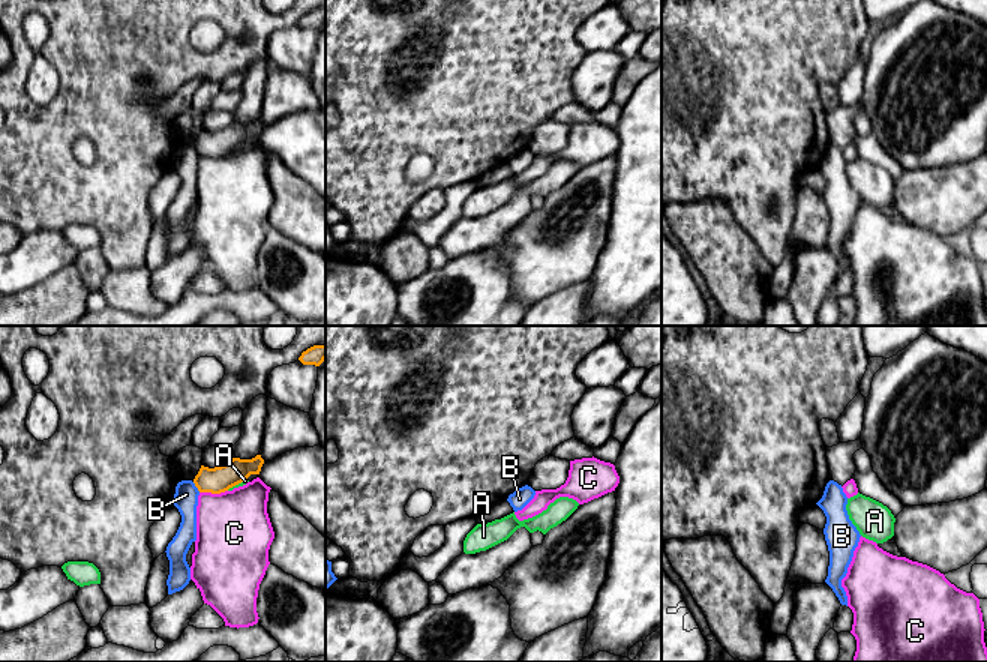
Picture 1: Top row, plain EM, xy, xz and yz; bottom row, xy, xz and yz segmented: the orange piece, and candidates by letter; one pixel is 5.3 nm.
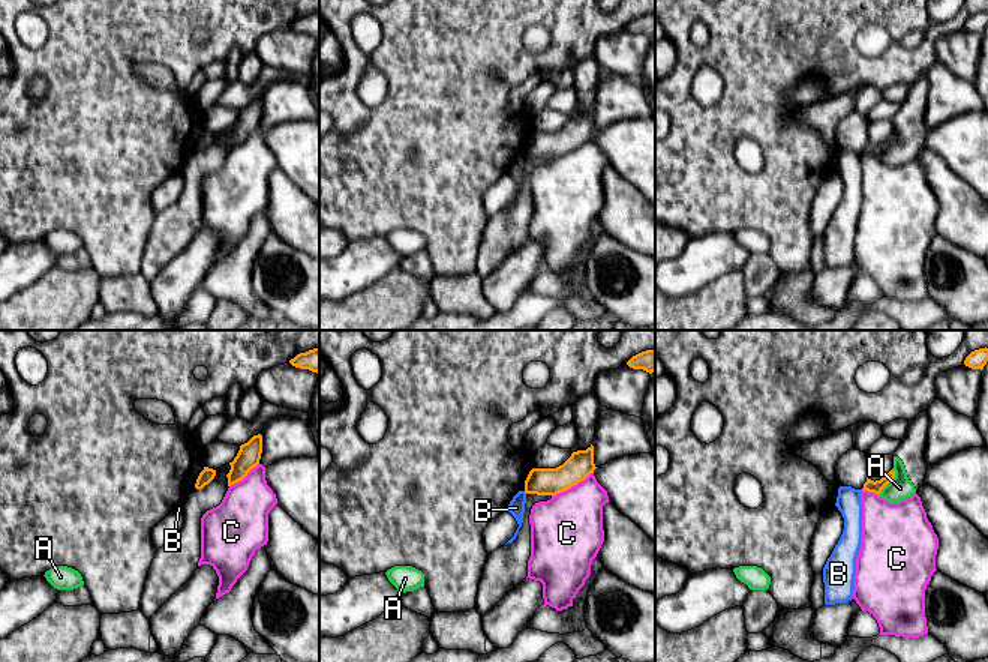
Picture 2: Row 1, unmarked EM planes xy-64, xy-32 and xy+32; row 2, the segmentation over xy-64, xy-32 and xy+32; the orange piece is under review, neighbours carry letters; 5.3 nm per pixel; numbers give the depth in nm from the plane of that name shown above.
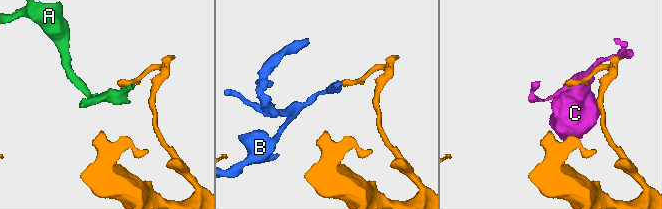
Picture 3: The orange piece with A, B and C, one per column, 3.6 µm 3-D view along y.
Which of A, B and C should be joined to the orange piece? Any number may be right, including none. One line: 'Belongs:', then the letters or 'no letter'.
Belongs: no letter

